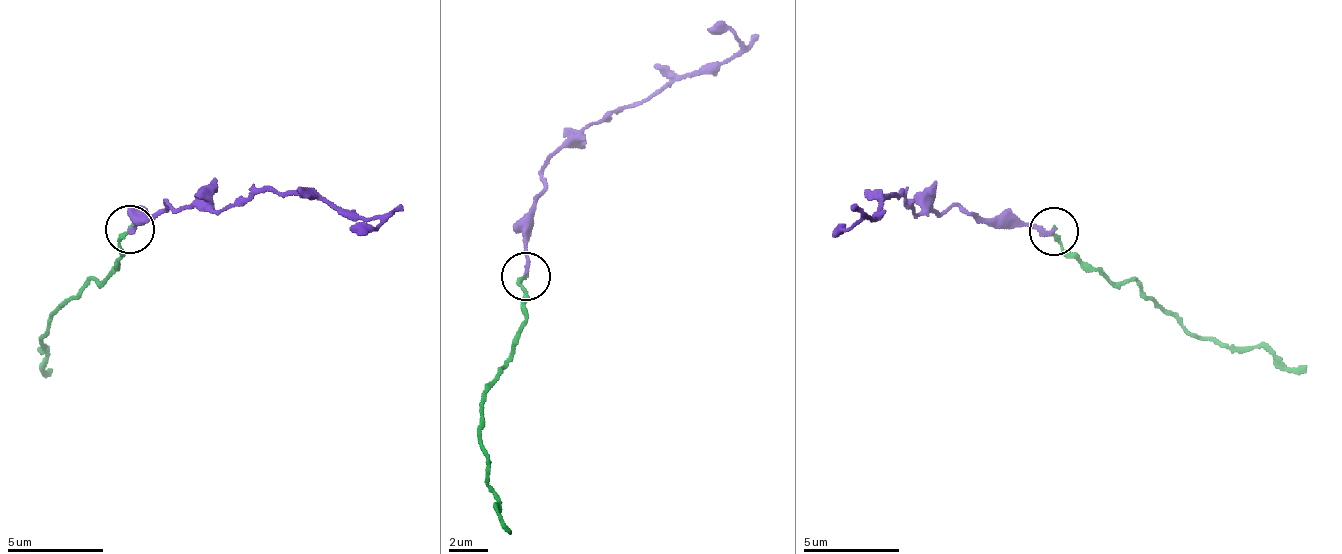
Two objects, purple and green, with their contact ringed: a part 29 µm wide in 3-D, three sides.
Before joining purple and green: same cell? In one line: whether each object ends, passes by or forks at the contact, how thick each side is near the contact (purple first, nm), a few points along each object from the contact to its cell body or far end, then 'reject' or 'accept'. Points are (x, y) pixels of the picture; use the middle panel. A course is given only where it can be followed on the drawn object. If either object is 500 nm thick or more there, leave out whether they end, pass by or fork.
purple ends there; green ends there; 240 nm thick on the purple side, 170 nm on the other; purple runs (524, 274), (528, 207), (545, 184), (545, 165), (588, 126), (737, 50), (730, 30), (706, 30); green runs (525, 274), (525, 321), (514, 335), (513, 359), (485, 397), (479, 430), (490, 492), (512, 535); accept

